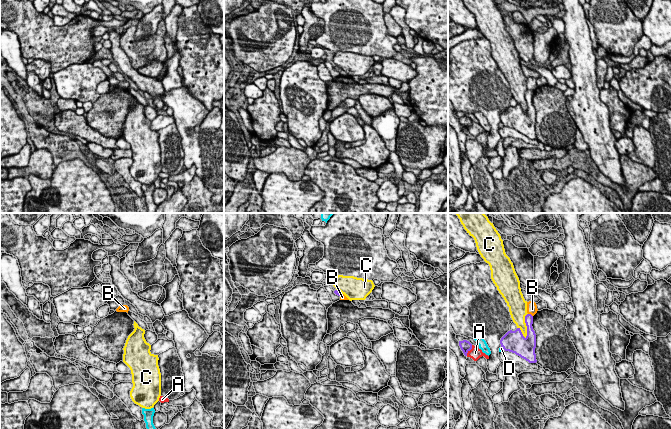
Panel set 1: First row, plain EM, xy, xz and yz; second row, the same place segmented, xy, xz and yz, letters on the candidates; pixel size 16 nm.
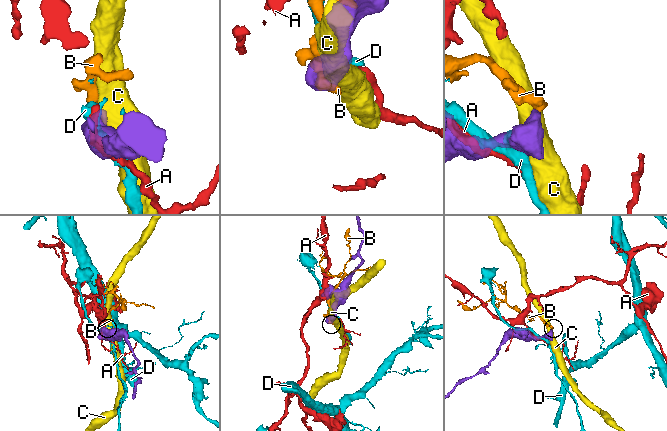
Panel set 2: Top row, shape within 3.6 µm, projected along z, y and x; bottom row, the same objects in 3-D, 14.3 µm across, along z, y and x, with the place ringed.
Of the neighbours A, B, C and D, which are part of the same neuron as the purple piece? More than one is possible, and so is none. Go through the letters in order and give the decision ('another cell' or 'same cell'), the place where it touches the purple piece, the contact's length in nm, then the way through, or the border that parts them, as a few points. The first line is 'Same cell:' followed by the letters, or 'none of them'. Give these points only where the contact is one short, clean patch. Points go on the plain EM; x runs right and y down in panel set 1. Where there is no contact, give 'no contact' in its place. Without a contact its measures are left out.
Same cell: none of them
A: another cell | yz (470, 125) | 200 nm
B: another cell | yz (530, 90) | 100 nm | along yz (528, 89), (532, 92)
C: another cell | yz (526, 101) | 420 nm
D: another cell | yz (503, 124) | 70 nm

